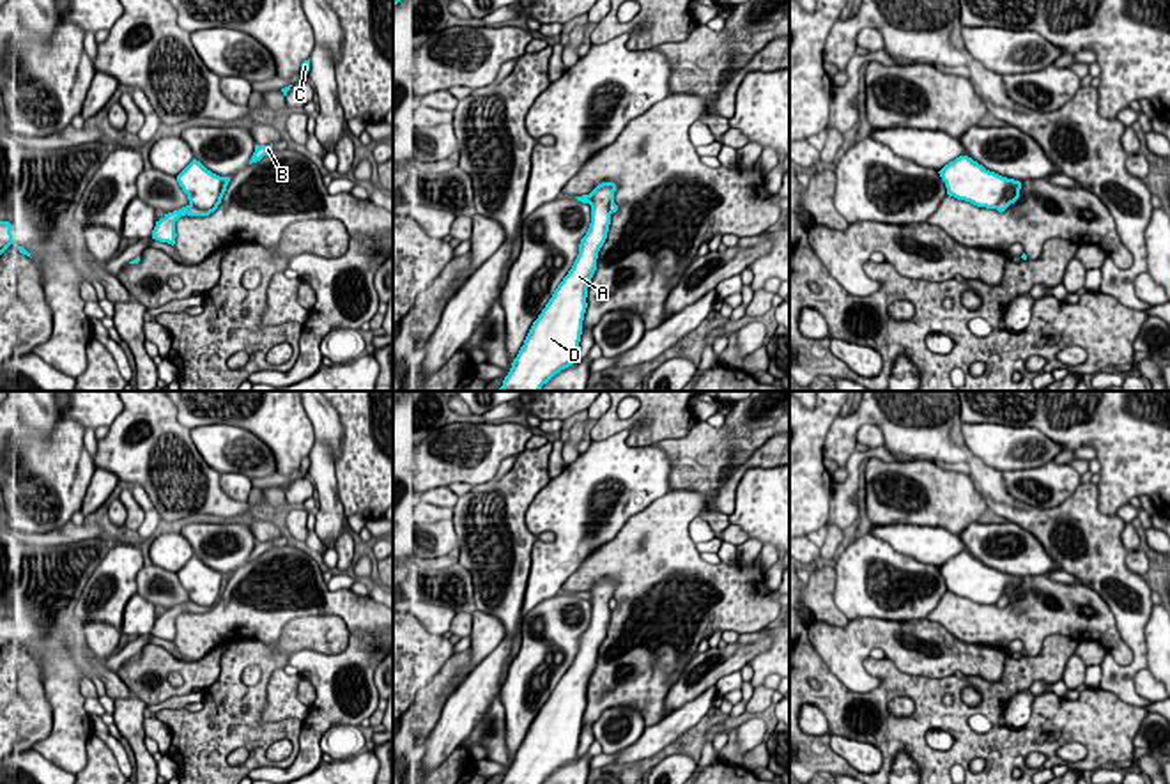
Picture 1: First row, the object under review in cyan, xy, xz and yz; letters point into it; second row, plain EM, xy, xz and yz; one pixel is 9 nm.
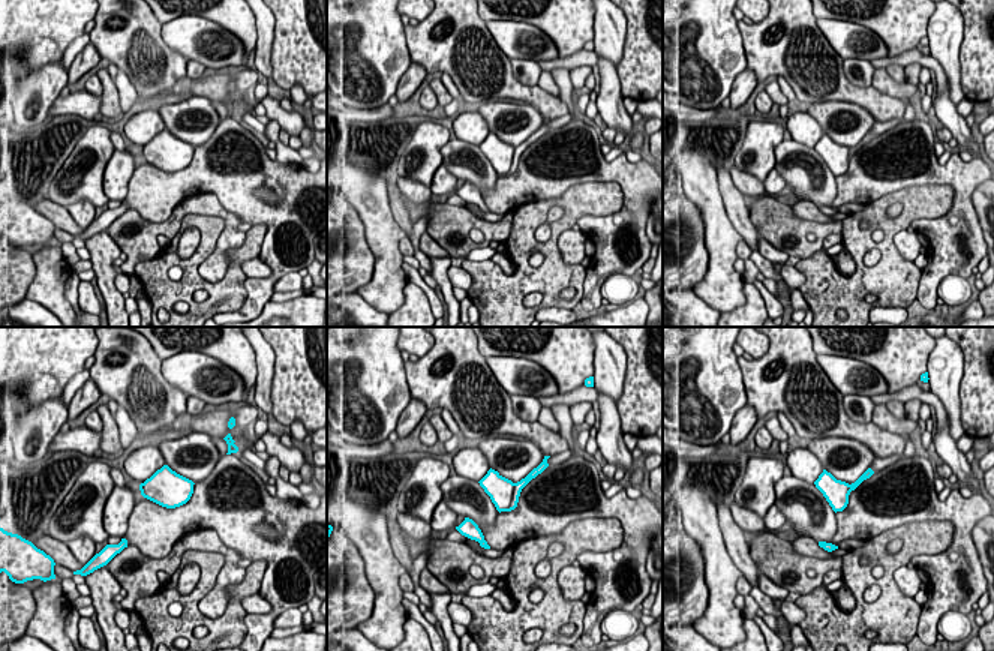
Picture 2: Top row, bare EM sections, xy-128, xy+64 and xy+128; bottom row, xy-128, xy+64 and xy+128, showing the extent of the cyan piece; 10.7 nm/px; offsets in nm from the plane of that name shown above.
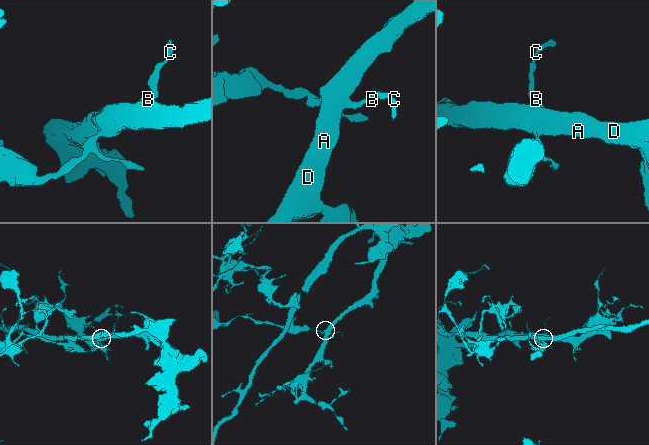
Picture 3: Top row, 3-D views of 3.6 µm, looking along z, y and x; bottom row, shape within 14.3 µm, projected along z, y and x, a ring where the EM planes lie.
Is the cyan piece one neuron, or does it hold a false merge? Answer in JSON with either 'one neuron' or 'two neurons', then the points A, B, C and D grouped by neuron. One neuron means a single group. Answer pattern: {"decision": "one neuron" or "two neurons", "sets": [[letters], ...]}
{"decision": "two neurons", "sets": [["A", "D"], ["B", "C"]]}

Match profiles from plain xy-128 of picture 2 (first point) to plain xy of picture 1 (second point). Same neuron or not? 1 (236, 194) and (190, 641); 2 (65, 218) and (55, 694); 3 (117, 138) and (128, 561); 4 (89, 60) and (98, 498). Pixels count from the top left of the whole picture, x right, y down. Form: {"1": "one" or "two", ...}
{"1": "one", "2": "two", "3": "two", "4": "one"}

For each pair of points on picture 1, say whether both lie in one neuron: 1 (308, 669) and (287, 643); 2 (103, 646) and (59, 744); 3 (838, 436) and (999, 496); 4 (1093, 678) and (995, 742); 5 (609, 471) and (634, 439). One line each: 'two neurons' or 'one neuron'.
1: two neurons
2: two neurons
3: one neuron
4: two neurons
5: two neurons

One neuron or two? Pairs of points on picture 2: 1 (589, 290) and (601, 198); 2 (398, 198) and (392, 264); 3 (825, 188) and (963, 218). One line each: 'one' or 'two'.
1: two
2: two
3: two

